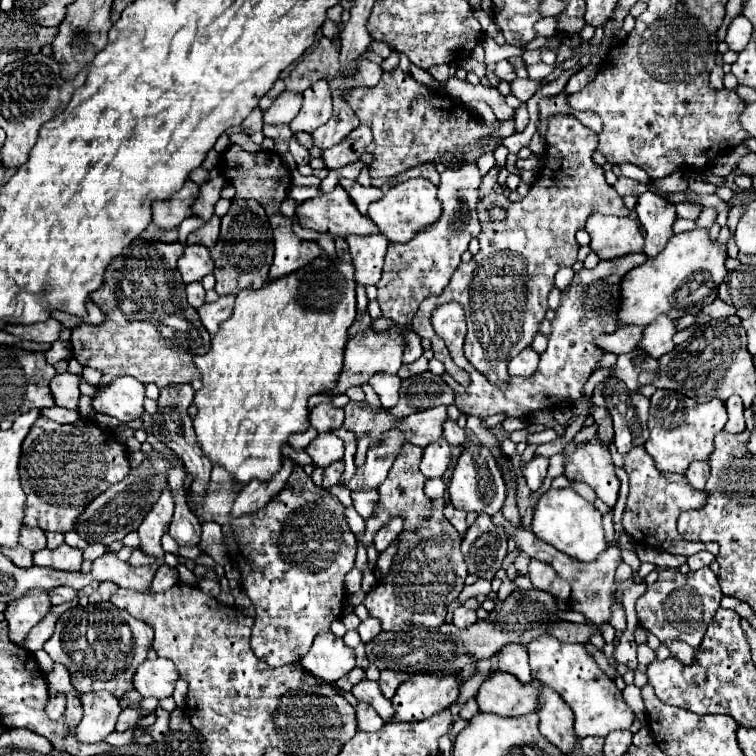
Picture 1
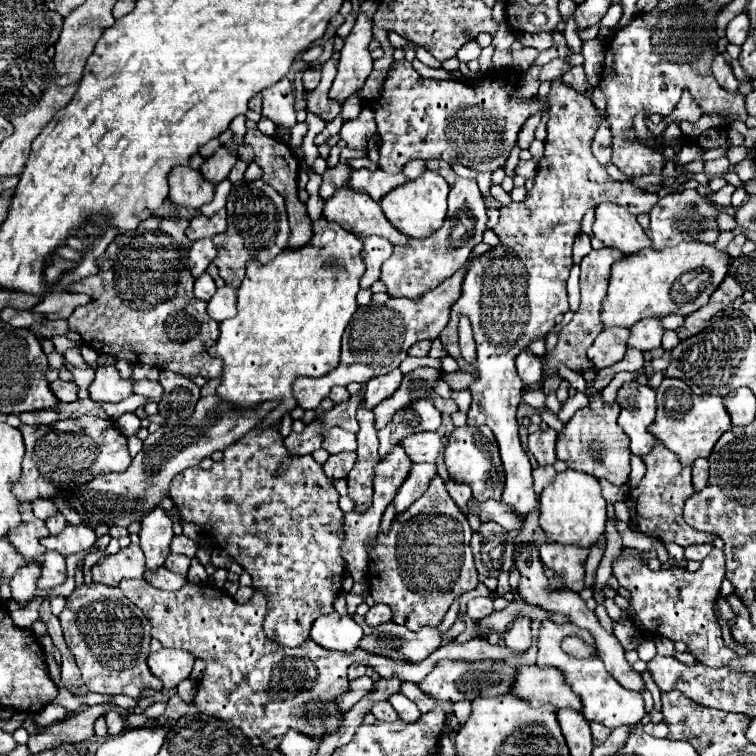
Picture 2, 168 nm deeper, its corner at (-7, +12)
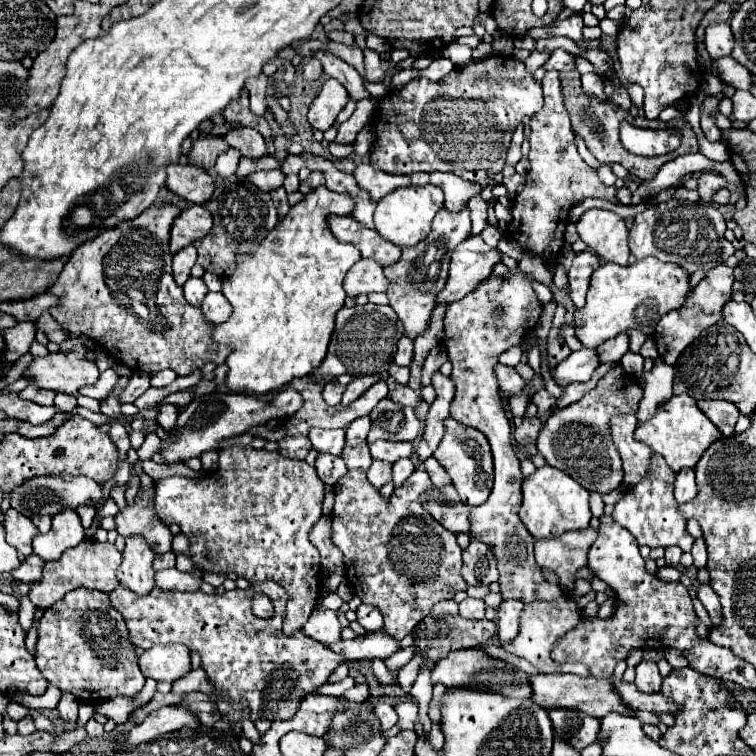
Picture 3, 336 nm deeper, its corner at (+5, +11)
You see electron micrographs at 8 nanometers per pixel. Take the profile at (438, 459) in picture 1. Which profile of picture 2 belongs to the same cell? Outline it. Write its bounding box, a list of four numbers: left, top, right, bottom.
[400,432,442,462]

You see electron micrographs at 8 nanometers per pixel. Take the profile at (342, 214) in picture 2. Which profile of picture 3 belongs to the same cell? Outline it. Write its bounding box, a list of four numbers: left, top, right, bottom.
[328,215,400,265]

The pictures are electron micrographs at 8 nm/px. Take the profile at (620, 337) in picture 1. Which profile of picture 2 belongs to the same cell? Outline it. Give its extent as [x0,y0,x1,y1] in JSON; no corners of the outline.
[588,328,628,370]

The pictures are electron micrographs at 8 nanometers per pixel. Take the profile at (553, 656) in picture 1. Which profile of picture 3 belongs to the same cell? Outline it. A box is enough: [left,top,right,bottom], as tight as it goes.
[502,595,590,677]

